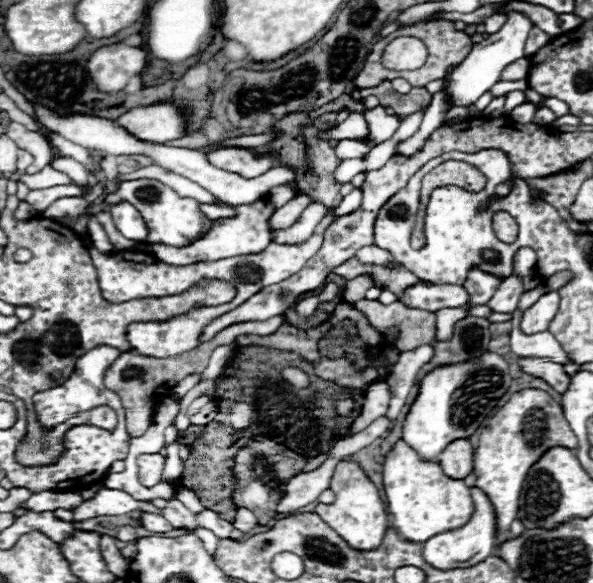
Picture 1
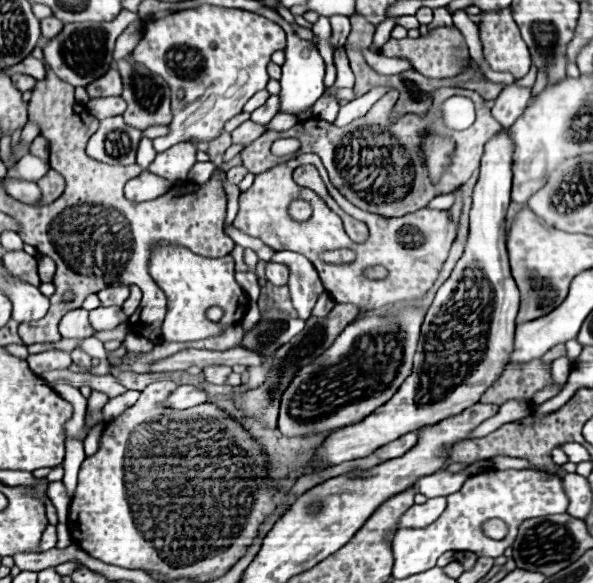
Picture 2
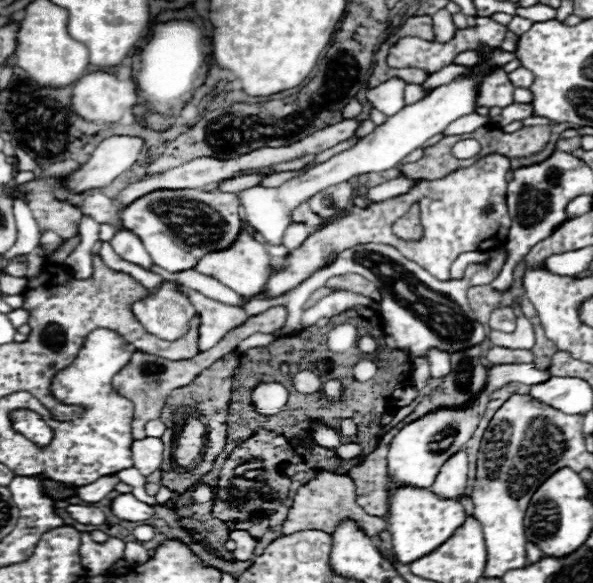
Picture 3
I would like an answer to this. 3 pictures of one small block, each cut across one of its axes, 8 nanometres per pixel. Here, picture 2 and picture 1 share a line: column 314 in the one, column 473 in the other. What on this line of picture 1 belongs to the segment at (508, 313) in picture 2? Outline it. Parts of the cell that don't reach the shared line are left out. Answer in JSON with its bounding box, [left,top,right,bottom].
[438,440,474,480]

